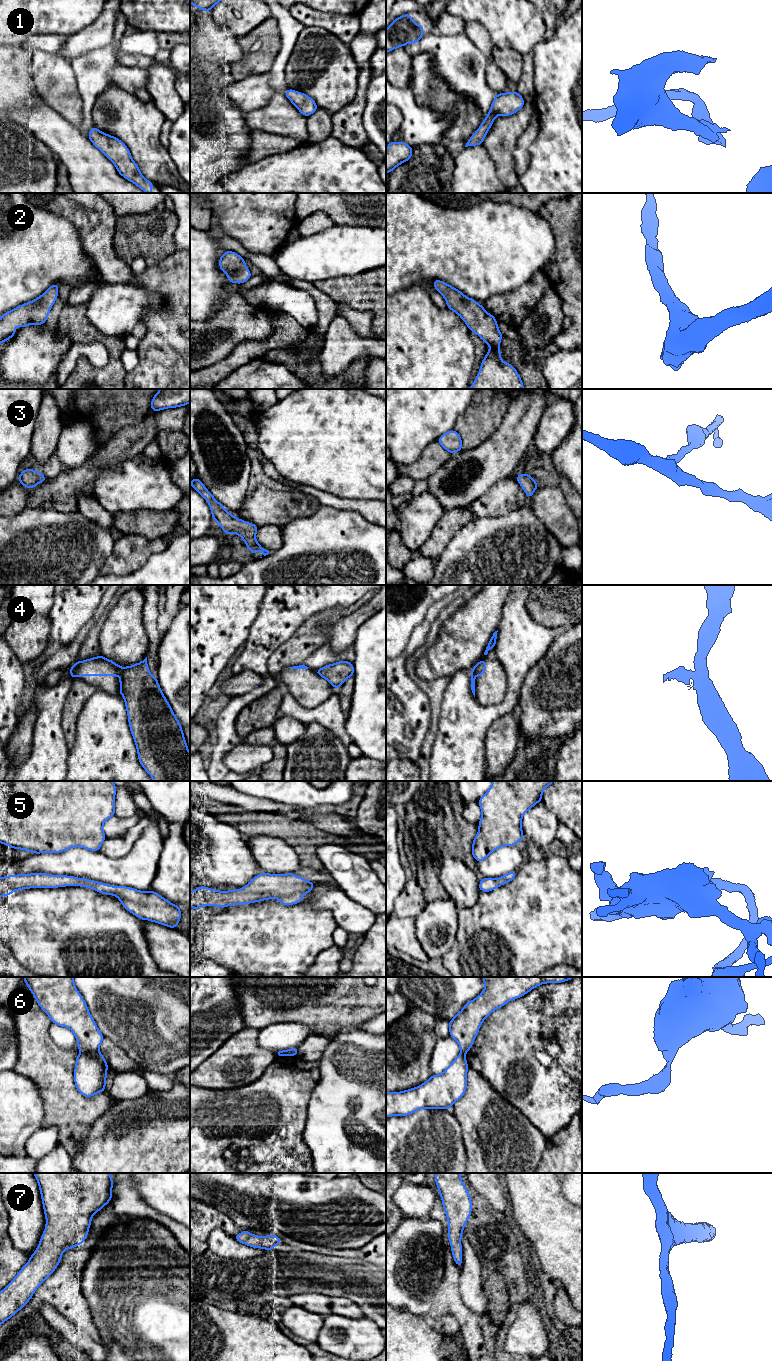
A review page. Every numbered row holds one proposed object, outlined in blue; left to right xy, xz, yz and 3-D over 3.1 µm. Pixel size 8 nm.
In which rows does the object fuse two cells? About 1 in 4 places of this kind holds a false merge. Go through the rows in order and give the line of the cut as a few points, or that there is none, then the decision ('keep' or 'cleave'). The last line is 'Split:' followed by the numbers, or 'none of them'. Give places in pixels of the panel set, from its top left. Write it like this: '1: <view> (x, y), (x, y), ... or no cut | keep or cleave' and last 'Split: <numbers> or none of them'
1: no cut | keep
2: no cut | keep
3: no cut | keep
4: xy (122, 668), (121, 694) | cleave
5: no cut | keep
6: xy (97, 1051), (81, 1054) | cleave
7: no cut | keep
Split: 4, 6

